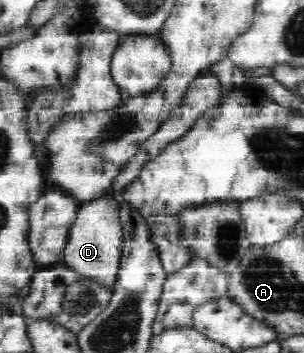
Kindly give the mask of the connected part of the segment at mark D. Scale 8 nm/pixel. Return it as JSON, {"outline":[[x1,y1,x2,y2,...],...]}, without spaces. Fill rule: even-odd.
{"outline":[[111,196,82,203,72,224,61,264,101,285,113,287,120,268,123,229,120,203]]}

